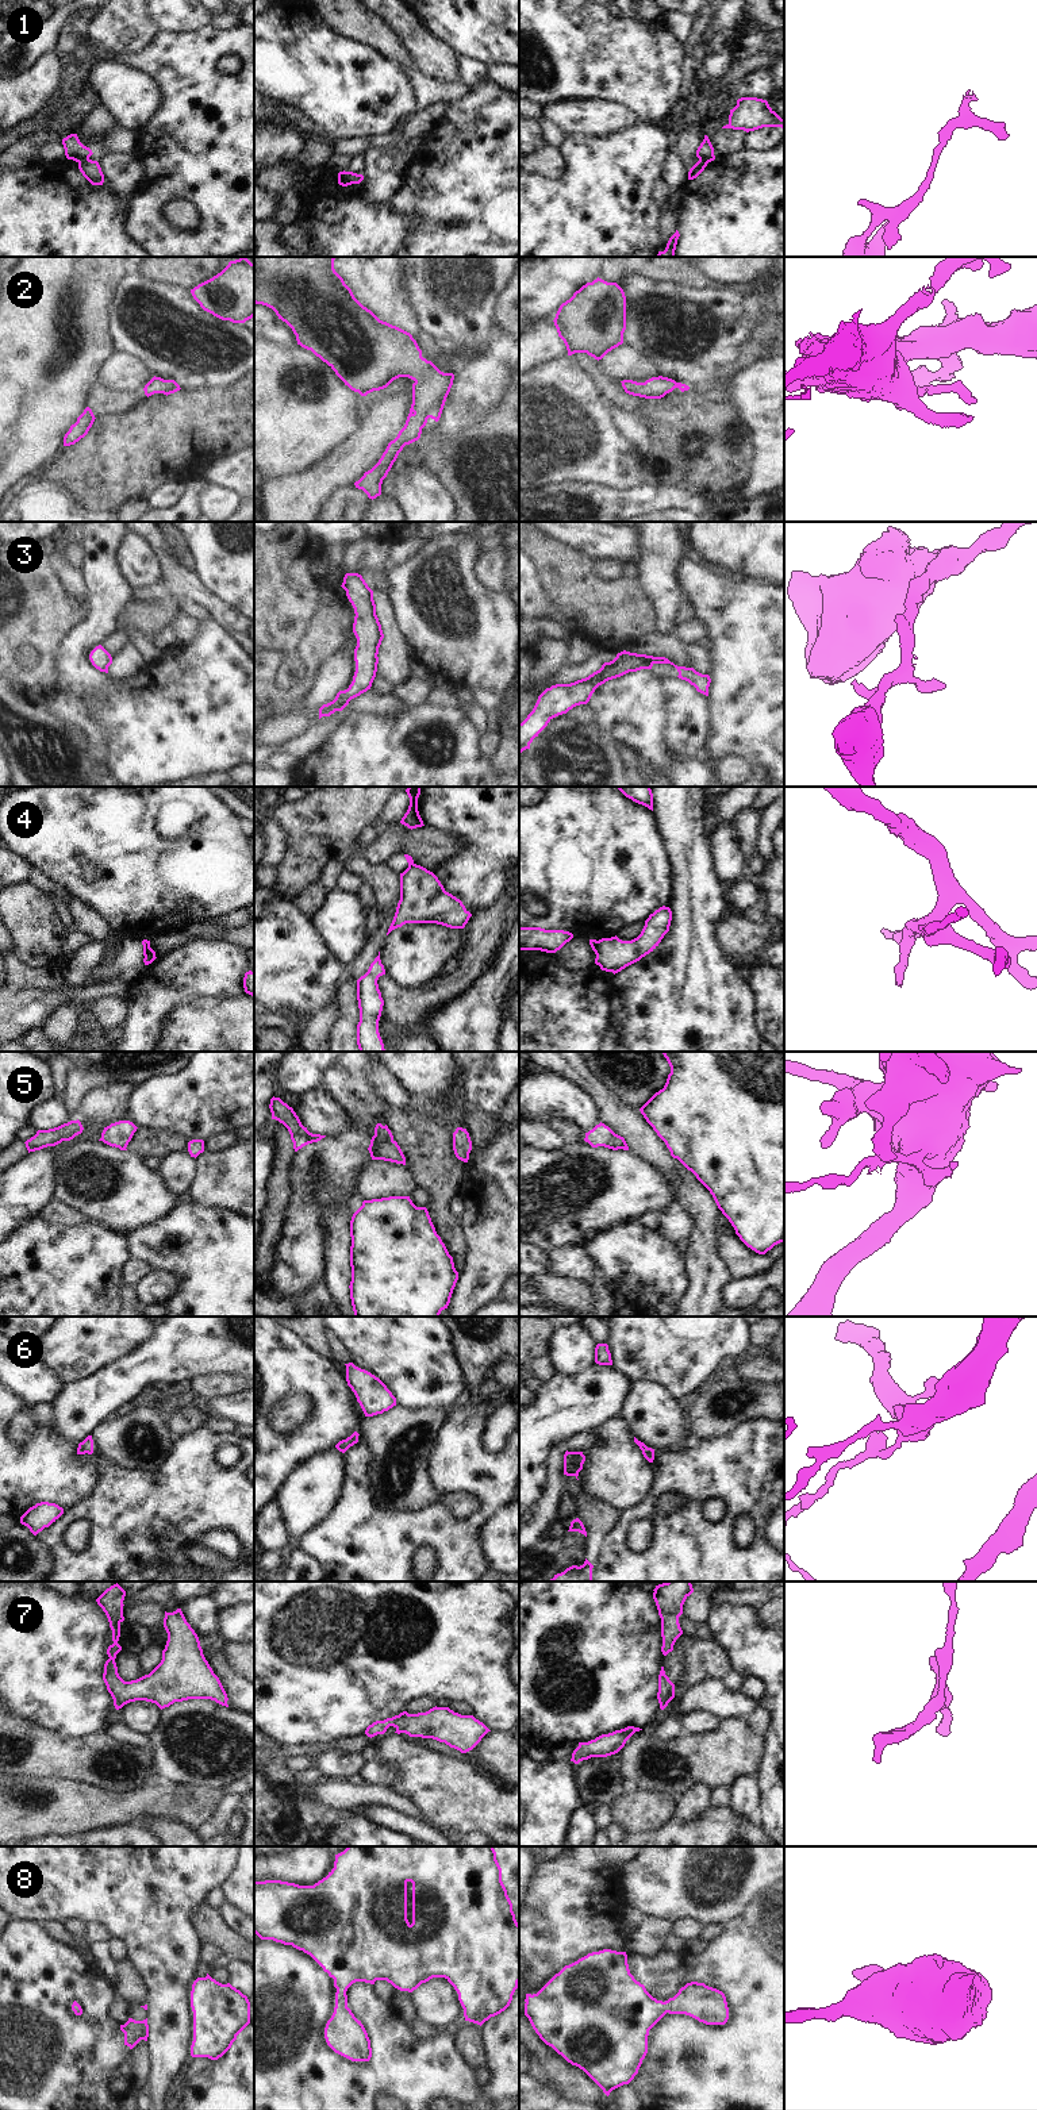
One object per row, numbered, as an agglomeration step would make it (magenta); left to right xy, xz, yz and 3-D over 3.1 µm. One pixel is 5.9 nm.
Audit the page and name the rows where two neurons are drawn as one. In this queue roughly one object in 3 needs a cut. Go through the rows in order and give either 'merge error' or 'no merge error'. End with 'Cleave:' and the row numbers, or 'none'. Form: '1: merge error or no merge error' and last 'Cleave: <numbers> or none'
1: merge error
2: no merge error
3: merge error
4: merge error
5: merge error
6: no merge error
7: no merge error
8: no merge error
Cleave: 1, 3, 4, 5

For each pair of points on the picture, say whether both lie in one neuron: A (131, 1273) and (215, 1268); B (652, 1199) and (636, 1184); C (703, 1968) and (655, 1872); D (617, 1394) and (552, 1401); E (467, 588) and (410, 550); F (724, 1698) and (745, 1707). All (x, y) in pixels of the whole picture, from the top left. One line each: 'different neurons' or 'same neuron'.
A: different neurons
B: same neuron
C: different neurons
D: same neuron
E: different neurons
F: same neuron

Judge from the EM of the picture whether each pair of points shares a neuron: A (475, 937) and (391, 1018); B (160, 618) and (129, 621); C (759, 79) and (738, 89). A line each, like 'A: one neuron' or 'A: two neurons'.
A: one neuron
B: one neuron
C: one neuron

